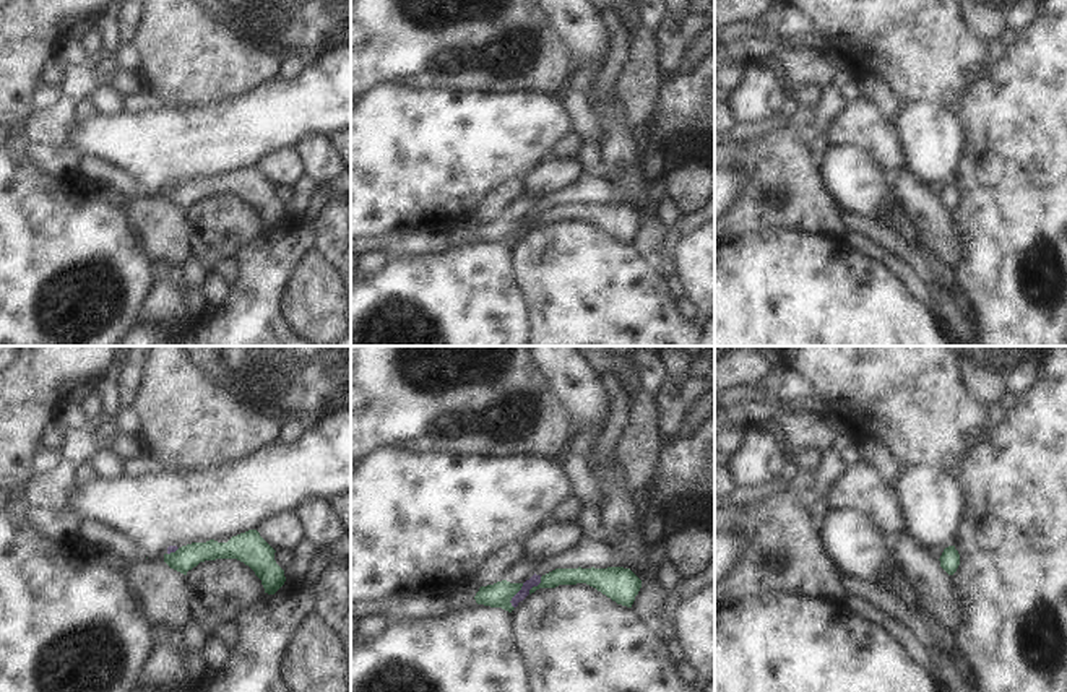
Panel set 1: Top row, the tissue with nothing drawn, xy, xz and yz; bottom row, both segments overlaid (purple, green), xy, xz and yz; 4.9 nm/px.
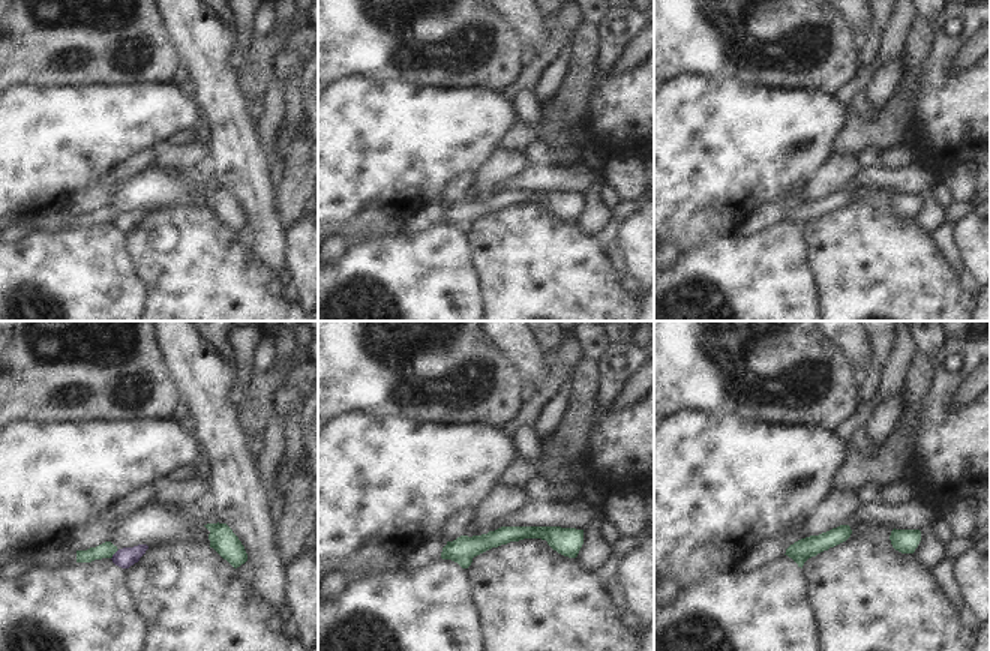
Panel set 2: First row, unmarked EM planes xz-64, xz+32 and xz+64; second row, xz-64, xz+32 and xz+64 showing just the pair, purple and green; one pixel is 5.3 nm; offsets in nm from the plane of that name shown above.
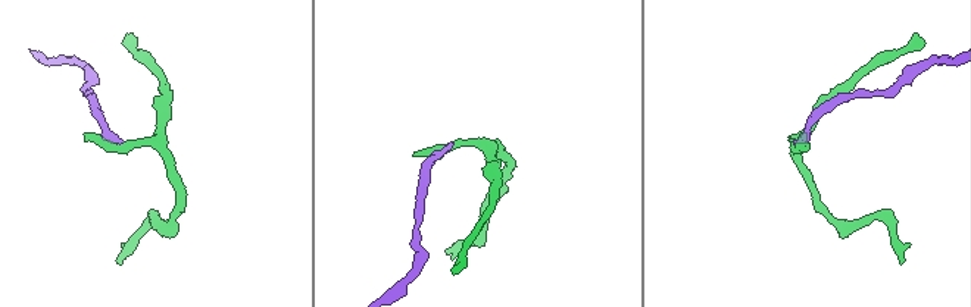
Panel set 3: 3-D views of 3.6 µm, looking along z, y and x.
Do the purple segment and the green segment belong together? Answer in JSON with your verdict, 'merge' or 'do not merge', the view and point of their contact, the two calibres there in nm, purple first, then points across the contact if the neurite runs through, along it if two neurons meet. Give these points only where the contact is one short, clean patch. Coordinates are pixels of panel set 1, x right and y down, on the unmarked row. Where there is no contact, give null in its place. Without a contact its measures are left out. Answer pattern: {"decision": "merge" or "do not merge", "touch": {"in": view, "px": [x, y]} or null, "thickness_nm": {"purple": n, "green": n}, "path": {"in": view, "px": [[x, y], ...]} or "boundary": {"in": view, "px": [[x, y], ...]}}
{"decision": "do not merge", "touch": {"in": "xz", "px": [514, 233]}, "thickness_nm": {"purple": 60, "green": 130}, "boundary": {"in": "xz", "px": [[523, 220], [510, 237], [514, 244]]}}

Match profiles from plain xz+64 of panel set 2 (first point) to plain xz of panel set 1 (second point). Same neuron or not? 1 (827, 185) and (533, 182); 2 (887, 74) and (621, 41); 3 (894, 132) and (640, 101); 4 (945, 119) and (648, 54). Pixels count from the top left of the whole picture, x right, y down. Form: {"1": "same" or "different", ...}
{"1": "same", "2": "same", "3": "same", "4": "different"}

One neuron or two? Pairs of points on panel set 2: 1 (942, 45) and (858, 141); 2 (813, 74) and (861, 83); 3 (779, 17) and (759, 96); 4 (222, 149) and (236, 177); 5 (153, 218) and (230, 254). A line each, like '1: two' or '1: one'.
1: two
2: two
3: two
4: one
5: one

